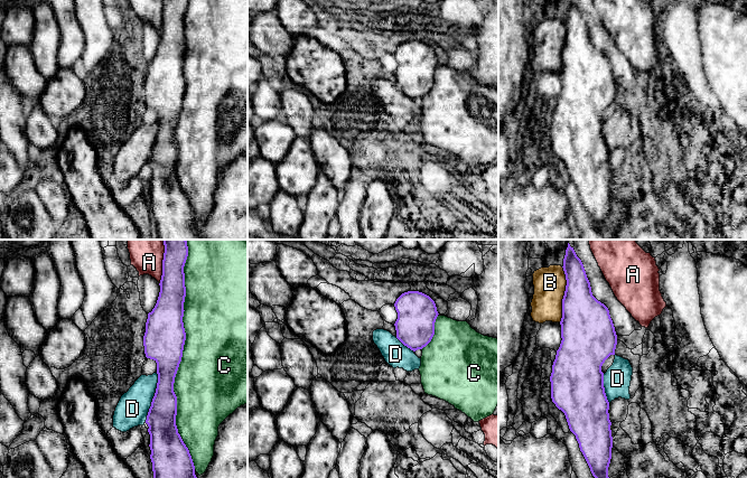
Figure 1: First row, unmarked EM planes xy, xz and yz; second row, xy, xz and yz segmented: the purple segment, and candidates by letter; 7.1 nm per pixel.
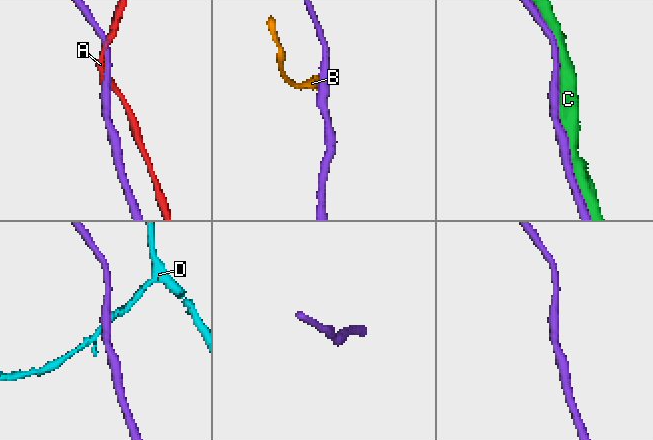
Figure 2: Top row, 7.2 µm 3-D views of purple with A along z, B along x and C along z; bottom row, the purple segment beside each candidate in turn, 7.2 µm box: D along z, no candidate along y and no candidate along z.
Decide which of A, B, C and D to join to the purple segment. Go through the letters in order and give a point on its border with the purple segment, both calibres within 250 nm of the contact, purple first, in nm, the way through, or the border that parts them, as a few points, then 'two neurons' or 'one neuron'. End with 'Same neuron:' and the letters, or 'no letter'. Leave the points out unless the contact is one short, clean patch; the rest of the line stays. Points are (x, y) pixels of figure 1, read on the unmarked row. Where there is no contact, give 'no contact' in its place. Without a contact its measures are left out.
A: contact xy (162, 17); calibres 190 and 180 nm; two neurons
B: contact yz (565, 44); calibres 360 and 220 nm; border yz (562, 16), (566, 39), (562, 48), (562, 66), (559, 71); two neurons
C: contact xy (180, 110); calibres 300 and 500 nm; one neuron
D: contact xy (153, 146); calibres 200 and 220 nm; two neurons
Same neuron: C

